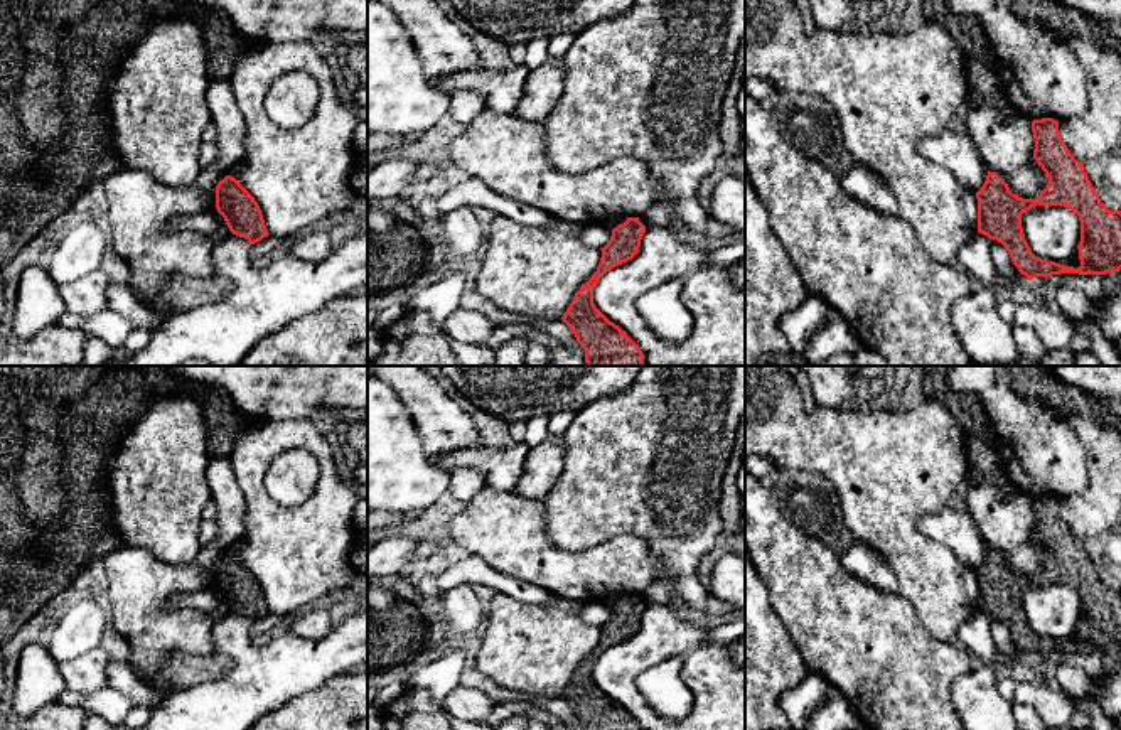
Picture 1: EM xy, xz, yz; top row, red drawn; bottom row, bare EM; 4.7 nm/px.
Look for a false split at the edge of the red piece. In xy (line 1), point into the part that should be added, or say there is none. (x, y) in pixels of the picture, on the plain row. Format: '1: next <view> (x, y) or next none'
1: next none

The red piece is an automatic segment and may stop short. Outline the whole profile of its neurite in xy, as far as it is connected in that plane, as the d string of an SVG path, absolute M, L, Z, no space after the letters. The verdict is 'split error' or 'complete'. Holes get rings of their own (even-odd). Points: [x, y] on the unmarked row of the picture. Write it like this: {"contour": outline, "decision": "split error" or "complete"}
{"contour": "M231 553L216 565L216 587L224 595L229 609L255 622L270 610L255 575Z", "decision": "complete"}

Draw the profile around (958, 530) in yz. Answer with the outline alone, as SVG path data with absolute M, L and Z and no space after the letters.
M944 507L939 513L924 514L917 521L917 529L947 546L969 570L978 570L986 558L988 545L969 509Z

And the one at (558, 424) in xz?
M560 411L553 415L548 421L550 433L563 437L566 430L570 428L573 418L575 415L571 411Z

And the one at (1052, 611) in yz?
M1033 583L1022 592L1022 605L1032 631L1064 644L1081 644L1081 598L1064 583Z

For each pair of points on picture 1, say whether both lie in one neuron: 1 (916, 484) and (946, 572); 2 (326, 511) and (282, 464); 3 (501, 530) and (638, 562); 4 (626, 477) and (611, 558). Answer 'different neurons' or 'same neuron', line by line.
1: same neuron
2: different neurons
3: same neuron
4: different neurons

